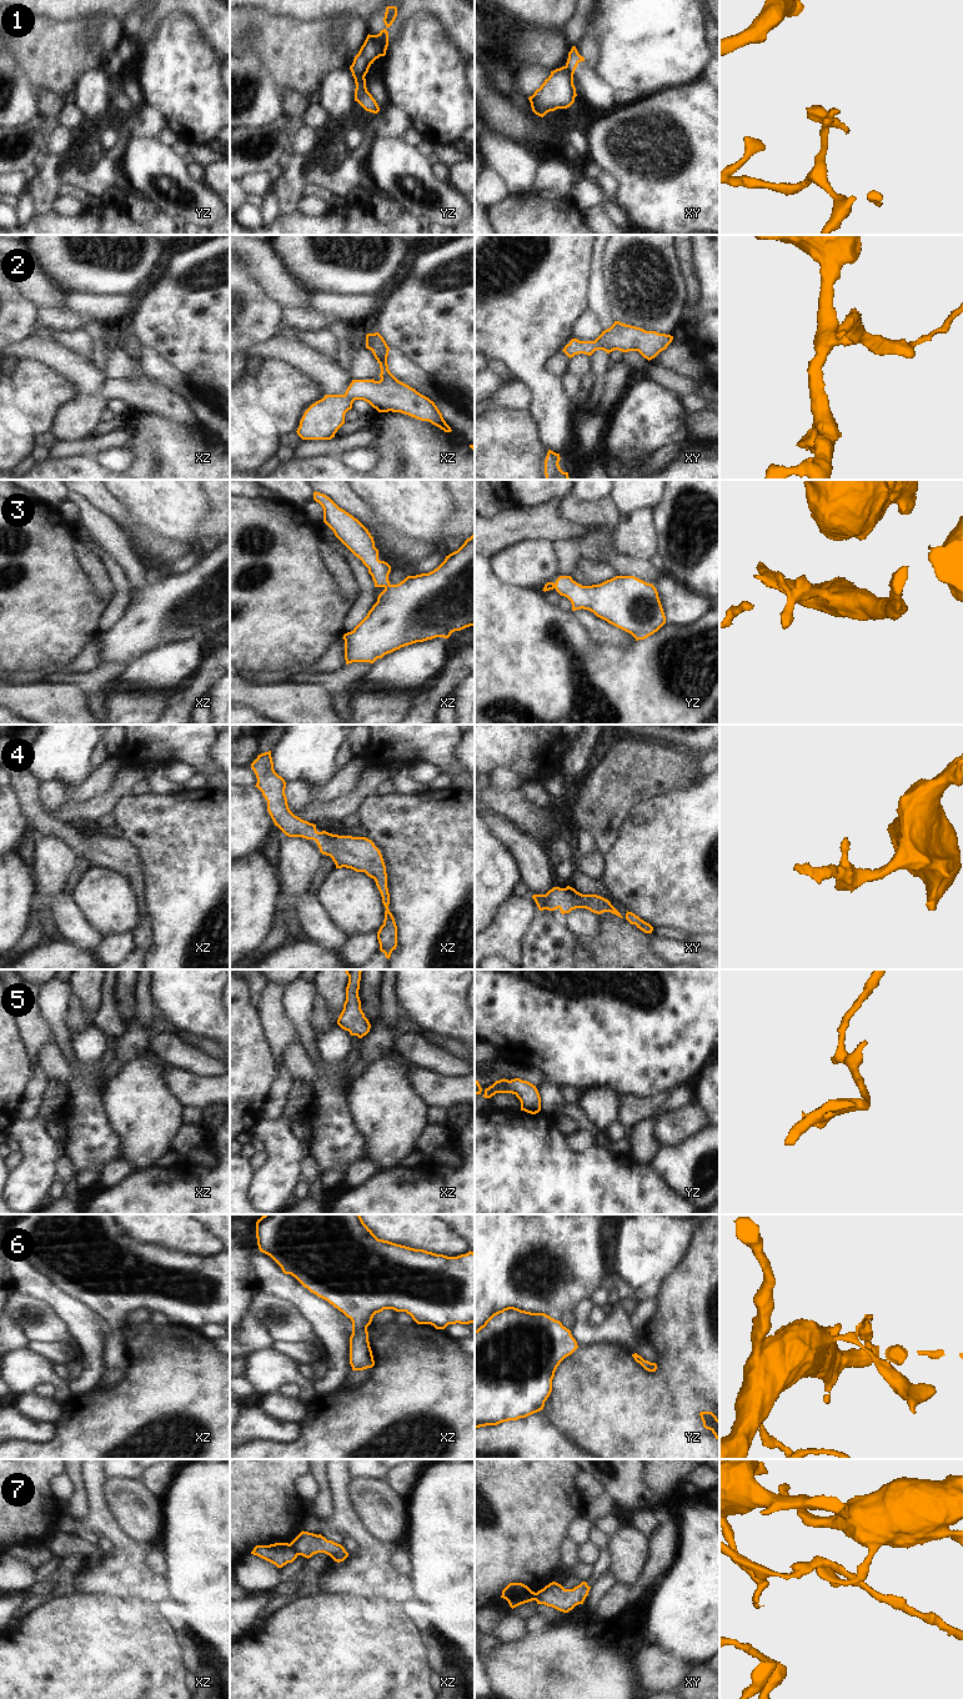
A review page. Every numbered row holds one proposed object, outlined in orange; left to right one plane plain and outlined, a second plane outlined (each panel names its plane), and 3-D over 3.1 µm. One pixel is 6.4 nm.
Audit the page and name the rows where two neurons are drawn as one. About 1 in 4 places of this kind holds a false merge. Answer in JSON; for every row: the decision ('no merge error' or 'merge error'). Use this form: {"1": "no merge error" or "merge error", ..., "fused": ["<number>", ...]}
{"1": "merge error", "2": "no merge error", "3": "no merge error", "4": "no merge error", "5": "no merge error", "6": "no merge error", "7": "merge error", "fused": ["1", "7"]}

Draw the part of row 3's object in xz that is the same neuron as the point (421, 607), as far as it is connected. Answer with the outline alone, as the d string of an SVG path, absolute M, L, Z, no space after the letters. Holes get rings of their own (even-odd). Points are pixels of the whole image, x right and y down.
M315 491L314 500L323 508L323 522L368 568L375 587L385 588L367 616L351 632L343 635L346 665L373 663L401 647L436 637L448 638L455 631L475 626L475 533L457 551L446 556L433 571L407 576L400 583L391 585L391 566L378 560L378 550L368 530L326 495Z

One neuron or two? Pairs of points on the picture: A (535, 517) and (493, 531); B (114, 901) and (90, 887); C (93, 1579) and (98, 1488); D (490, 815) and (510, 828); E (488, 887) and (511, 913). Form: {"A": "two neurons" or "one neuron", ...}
{"A": "one neuron", "B": "one neuron", "C": "one neuron", "D": "one neuron", "E": "two neurons"}

